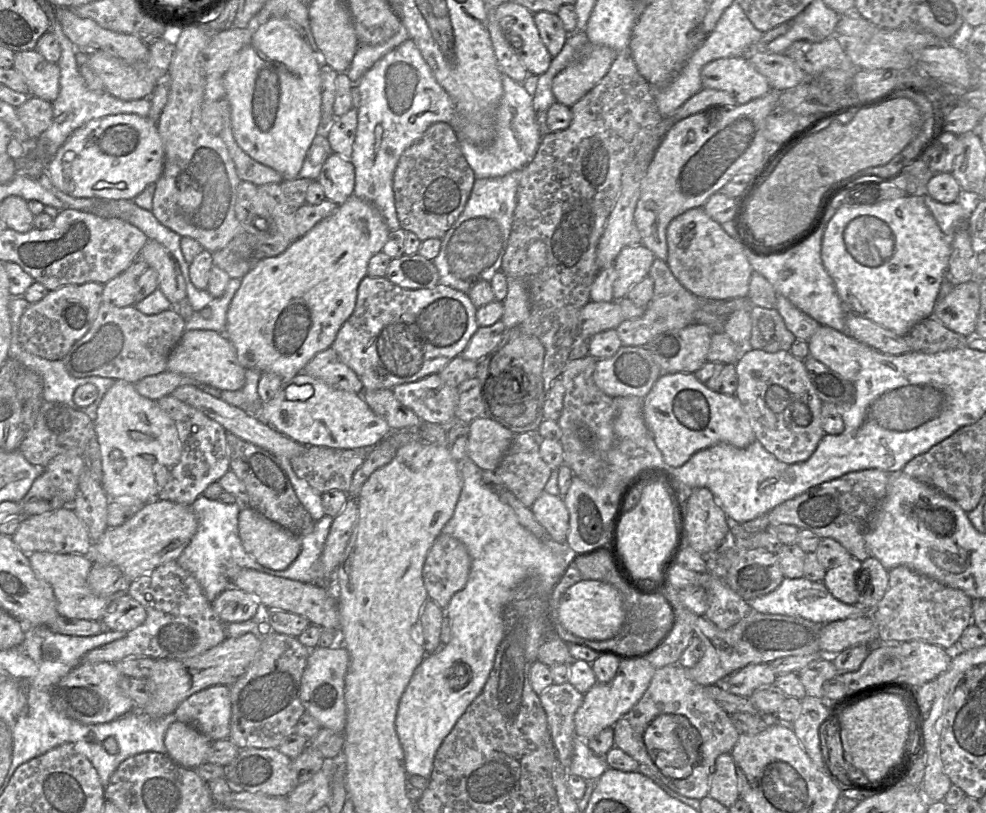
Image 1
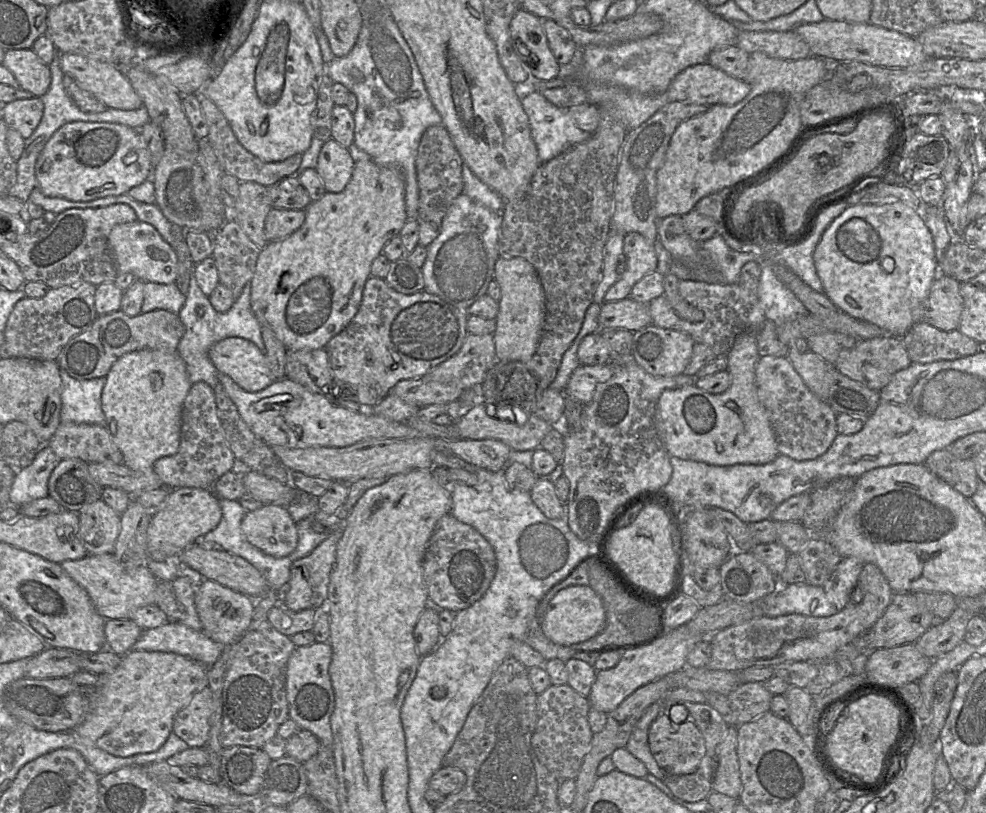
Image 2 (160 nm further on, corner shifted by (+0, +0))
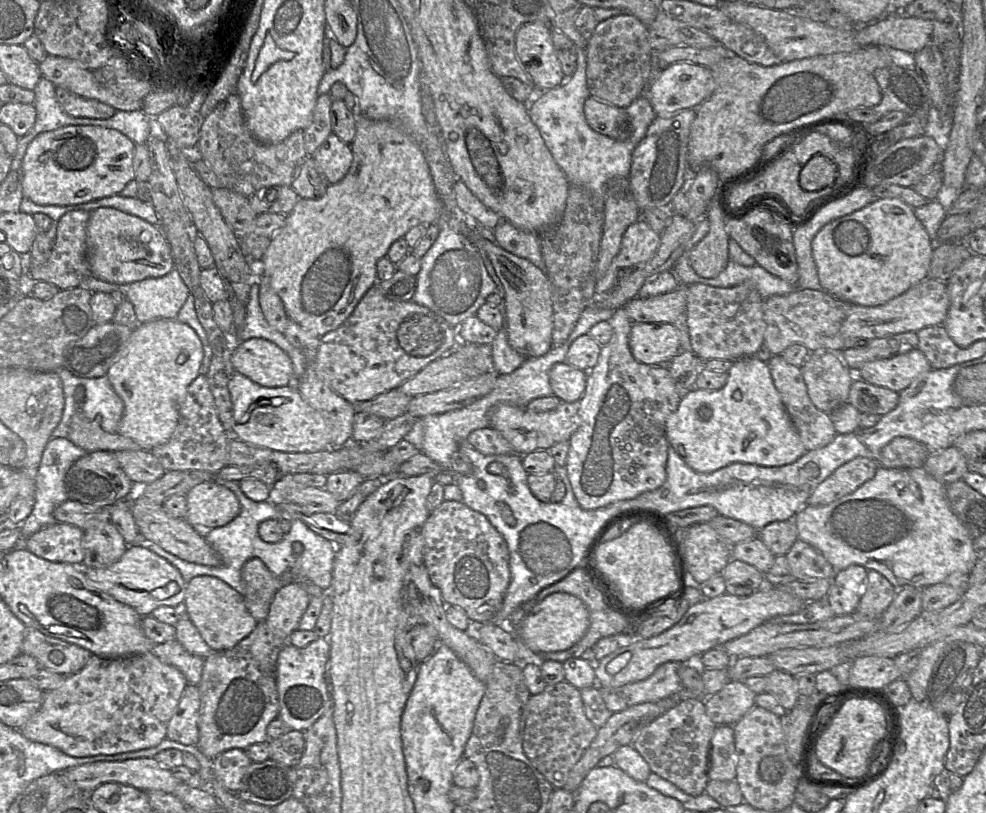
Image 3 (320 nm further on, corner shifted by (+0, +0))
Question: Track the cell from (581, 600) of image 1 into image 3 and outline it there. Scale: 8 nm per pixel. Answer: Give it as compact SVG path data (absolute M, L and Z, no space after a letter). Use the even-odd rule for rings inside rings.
M553 593L541 601L533 600L533 608L517 631L512 631L534 654L564 651L578 643L590 625L590 614L585 603L578 597Z

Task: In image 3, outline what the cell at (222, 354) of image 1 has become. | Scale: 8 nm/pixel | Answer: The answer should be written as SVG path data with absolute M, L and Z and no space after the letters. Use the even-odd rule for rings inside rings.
M253 337L237 344L231 362L235 372L264 387L294 384L294 370L289 355L275 343Z

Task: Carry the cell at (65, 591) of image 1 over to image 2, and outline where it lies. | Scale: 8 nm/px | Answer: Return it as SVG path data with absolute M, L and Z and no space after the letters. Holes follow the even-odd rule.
M113 554L89 555L79 560L60 563L66 574L80 585L89 595L97 613L104 619L131 619L132 614L146 605L155 605L157 578L146 566L136 566L120 562Z

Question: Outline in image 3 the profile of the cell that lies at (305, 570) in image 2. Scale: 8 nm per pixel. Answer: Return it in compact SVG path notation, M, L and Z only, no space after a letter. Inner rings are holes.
M290 583L274 595L265 623L277 636L288 639L306 611L310 595L303 584Z

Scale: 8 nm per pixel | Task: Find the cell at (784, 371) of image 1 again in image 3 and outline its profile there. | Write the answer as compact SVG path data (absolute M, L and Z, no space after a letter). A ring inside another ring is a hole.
M772 356L768 367L781 400L797 430L806 451L812 451L829 444L837 435L831 415L817 409L812 403L801 369L785 361L782 356Z

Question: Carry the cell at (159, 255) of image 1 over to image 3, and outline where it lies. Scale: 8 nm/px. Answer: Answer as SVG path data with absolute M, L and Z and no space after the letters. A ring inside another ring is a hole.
M98 208L90 212L86 249L90 274L110 283L129 284L159 278L174 268L170 245L160 227L115 208Z

